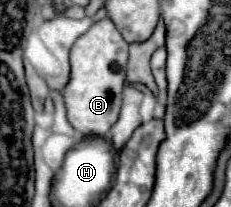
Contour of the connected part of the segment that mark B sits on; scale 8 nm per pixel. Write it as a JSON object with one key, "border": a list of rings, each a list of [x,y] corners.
{"border":[[[105,17],[95,21],[71,49],[71,79],[63,91],[71,125],[81,135],[105,135],[119,117],[121,91],[125,85],[125,69],[129,43],[123,39],[115,23]]]}

